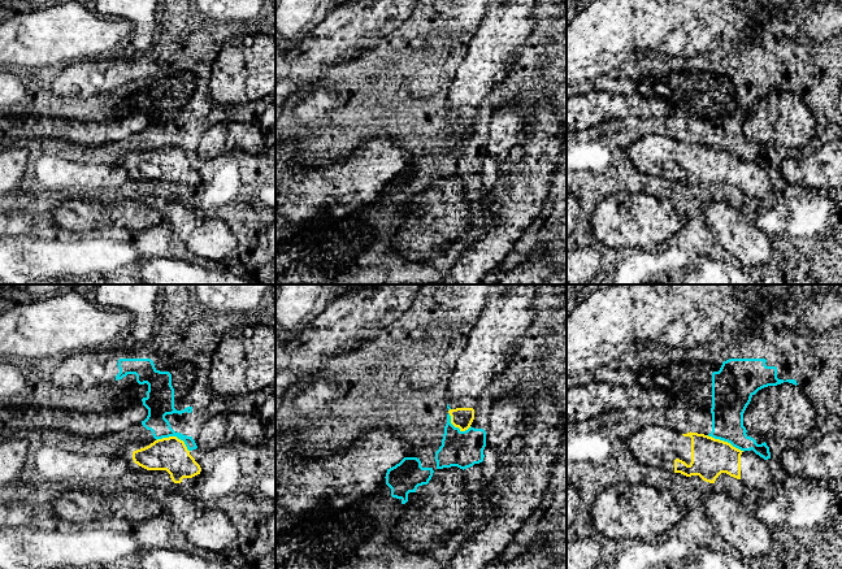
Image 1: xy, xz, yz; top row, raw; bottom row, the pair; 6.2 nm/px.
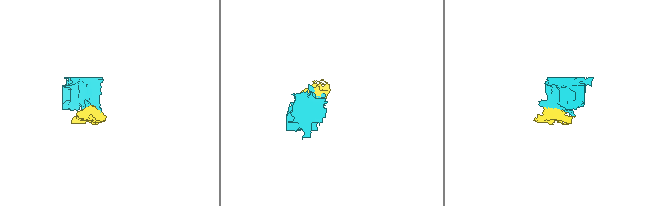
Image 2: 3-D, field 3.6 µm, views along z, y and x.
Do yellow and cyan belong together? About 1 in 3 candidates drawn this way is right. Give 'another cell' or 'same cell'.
another cell

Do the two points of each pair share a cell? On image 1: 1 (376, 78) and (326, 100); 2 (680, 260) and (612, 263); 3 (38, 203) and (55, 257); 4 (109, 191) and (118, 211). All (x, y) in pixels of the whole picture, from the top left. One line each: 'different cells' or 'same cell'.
1: different cells
2: same cell
3: different cells
4: different cells

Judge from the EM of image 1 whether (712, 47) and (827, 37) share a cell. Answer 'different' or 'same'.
different

